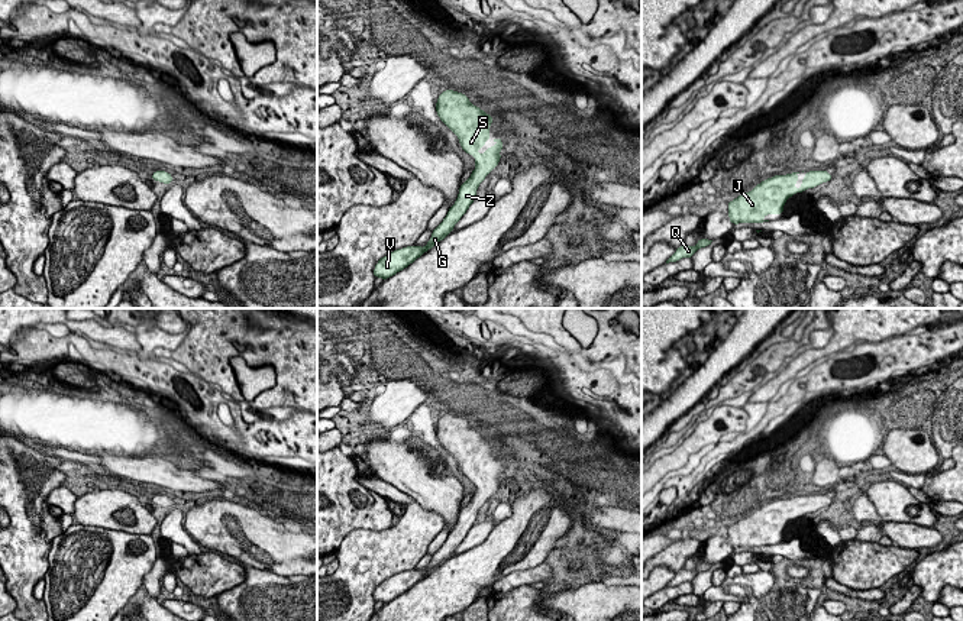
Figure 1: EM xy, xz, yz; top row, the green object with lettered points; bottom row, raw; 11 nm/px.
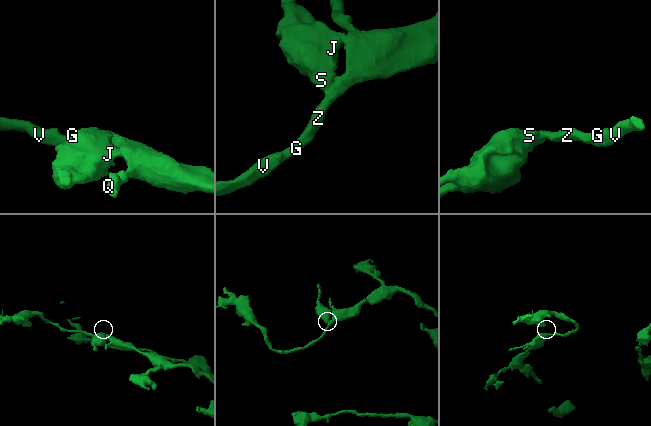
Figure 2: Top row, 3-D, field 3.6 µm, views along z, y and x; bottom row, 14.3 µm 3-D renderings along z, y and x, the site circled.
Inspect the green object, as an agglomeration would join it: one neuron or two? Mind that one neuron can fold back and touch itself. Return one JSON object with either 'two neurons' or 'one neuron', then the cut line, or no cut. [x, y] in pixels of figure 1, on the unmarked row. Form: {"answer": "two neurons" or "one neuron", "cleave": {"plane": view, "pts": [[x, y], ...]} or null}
{"answer": "one neuron", "cleave": null}

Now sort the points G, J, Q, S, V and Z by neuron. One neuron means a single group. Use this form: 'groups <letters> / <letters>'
groups G J Q S V Z

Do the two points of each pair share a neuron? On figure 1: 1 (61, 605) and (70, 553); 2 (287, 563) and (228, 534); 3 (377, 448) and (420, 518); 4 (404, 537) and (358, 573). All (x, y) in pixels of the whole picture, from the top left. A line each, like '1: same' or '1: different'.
1: same
2: same
3: different
4: same

